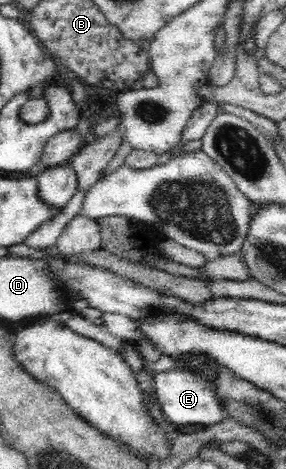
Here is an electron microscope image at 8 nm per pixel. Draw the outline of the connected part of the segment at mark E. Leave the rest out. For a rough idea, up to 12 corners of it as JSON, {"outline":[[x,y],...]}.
{"outline":[[179,368],[153,376],[164,418],[210,426],[226,417],[208,379]]}

